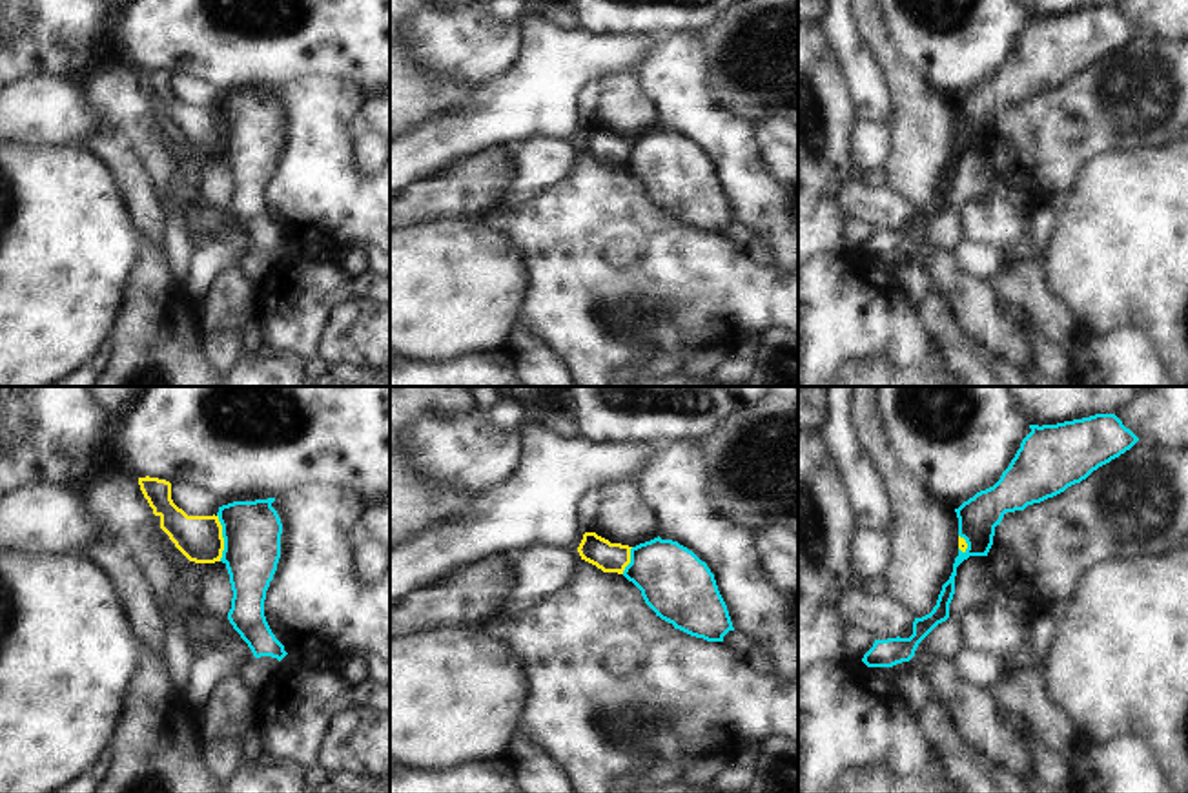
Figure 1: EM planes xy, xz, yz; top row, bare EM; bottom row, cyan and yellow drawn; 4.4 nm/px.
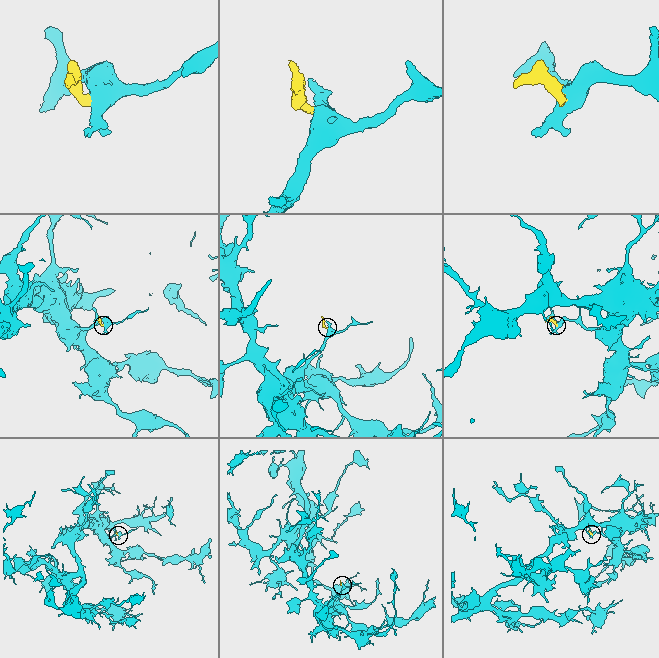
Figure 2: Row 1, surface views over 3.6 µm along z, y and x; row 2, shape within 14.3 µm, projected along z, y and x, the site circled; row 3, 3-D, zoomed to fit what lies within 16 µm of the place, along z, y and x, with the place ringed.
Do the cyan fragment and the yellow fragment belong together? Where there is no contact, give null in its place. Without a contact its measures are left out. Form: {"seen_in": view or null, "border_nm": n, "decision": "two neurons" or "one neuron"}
{"seen_in": "xy", "border_nm": 200, "decision": "two neurons"}

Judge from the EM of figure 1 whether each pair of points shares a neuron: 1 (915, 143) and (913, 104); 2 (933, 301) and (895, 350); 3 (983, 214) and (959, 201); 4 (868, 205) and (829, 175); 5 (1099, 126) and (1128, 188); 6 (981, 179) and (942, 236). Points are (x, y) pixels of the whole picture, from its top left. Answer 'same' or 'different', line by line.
1: same
2: different
3: different
4: different
5: different
6: same

